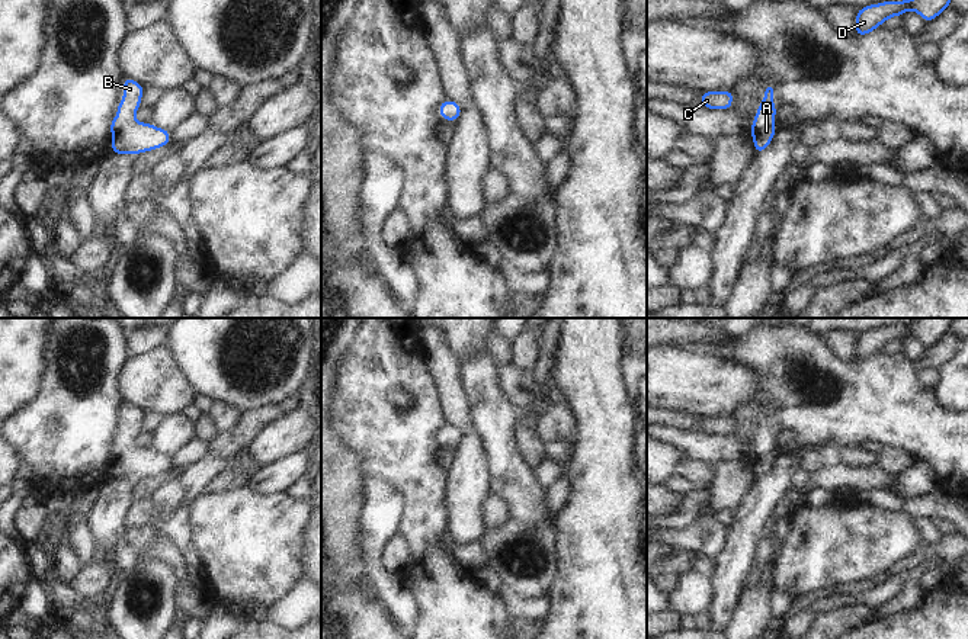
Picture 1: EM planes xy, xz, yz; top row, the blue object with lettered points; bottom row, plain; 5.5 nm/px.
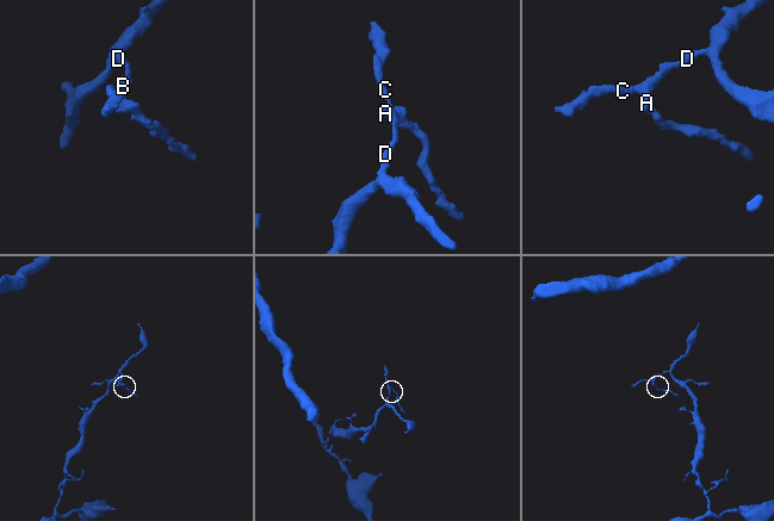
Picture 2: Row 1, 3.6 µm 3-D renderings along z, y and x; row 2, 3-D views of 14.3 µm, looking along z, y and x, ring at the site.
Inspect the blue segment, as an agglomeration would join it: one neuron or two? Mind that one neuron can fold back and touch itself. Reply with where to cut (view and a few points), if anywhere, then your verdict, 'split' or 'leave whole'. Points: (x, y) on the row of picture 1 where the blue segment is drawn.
no cut | leave whole

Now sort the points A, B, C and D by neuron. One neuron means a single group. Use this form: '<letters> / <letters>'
A B C D

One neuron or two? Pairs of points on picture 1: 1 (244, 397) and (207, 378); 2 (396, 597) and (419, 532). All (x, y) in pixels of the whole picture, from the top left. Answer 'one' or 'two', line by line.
1: one
2: two

